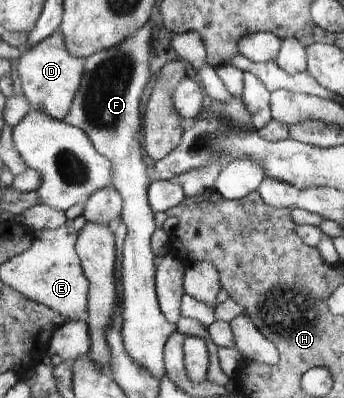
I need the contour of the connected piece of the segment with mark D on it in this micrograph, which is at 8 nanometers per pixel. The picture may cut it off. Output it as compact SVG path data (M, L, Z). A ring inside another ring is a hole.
M53 33L37 46L23 50L16 70L22 92L29 99L33 110L44 112L60 121L65 121L70 116L76 94L82 86L82 78L86 74L86 59L72 55L63 33Z

